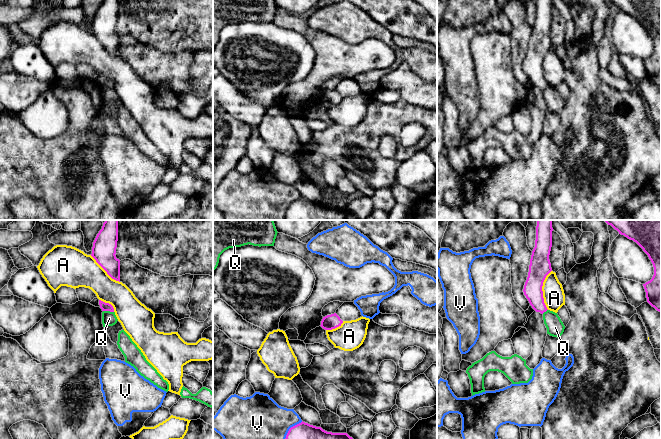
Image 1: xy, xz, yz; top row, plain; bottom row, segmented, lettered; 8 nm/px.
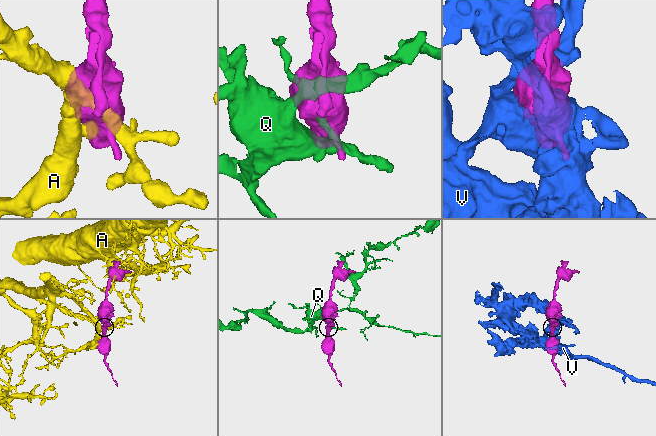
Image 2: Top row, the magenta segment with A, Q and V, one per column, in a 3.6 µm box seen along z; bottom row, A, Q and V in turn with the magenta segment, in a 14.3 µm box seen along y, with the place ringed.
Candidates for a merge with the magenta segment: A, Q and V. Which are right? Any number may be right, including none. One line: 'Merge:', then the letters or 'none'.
Merge: none

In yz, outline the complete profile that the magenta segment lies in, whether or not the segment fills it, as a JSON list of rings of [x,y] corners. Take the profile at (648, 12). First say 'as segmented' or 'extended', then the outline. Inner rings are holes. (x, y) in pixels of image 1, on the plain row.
as segmented; [[[608,0],[636,18],[654,43],[652,55],[643,60],[647,78],[661,88],[661,0]]]

